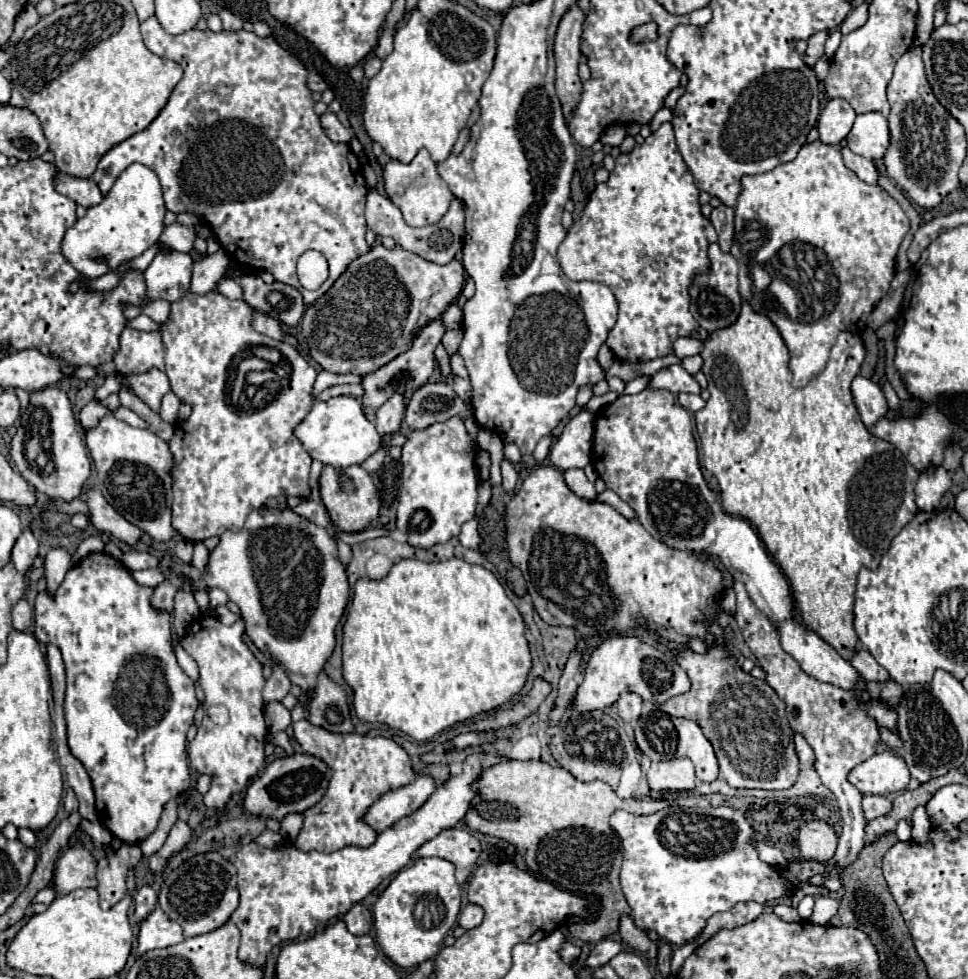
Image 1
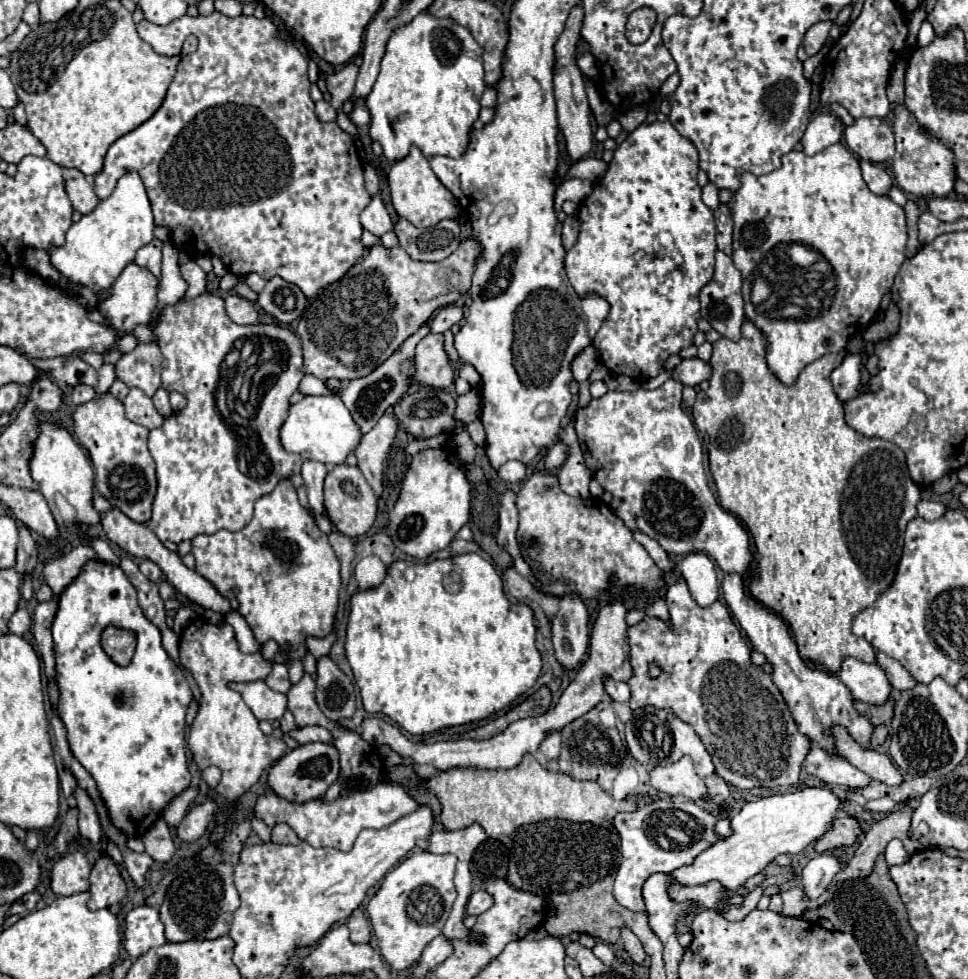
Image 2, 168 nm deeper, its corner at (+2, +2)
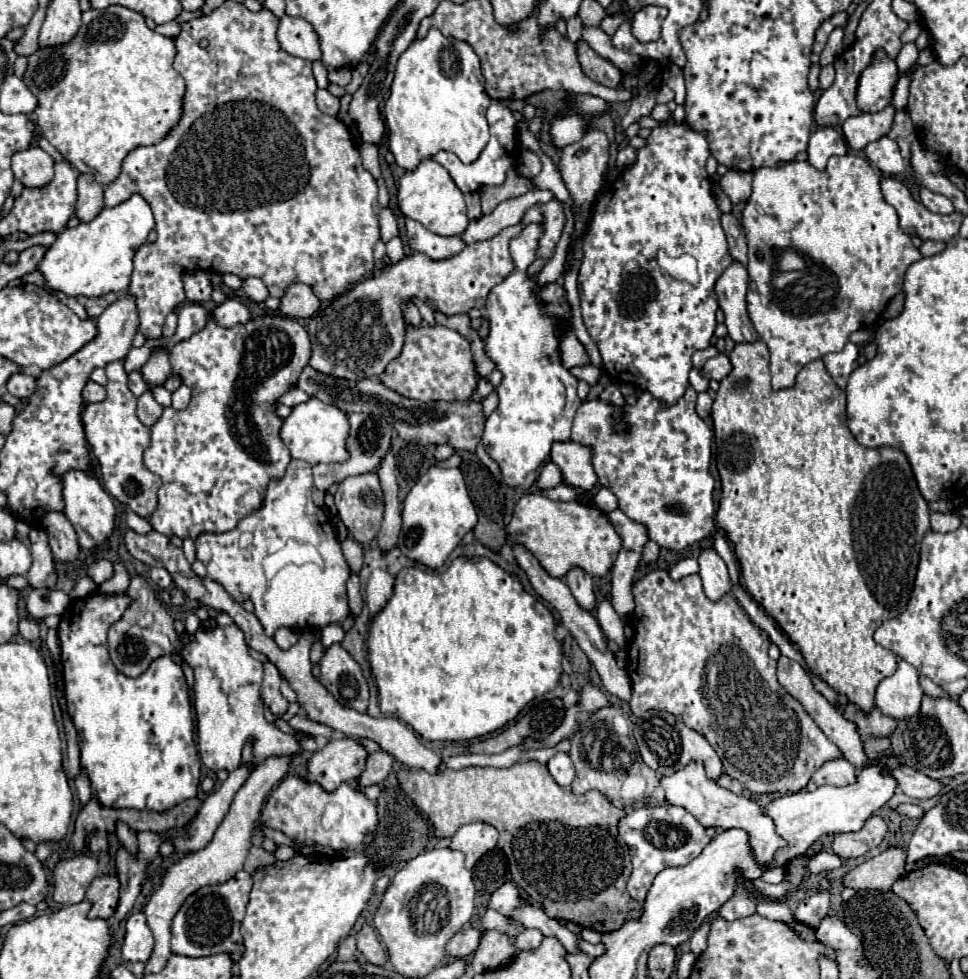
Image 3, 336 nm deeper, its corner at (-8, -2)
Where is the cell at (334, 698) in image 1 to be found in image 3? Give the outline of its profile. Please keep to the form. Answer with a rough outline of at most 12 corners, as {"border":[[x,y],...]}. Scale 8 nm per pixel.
{"border":[[340,643],[324,651],[320,681],[344,707],[366,711],[362,667]]}

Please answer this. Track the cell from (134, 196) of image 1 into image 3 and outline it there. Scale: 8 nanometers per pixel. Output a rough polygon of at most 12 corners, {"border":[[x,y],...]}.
{"border":[[140,195],[64,229],[38,263],[66,297],[126,293],[154,215]]}

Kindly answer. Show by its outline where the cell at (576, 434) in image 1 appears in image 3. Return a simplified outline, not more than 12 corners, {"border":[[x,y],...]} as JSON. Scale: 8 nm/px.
{"border":[[546,463],[538,477],[540,489],[562,483],[562,473],[554,463]]}

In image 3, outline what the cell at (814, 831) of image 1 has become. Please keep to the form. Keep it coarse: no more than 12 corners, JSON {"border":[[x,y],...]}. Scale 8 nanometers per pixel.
{"border":[[872,815],[860,831],[836,835],[832,851],[860,857],[882,843],[888,827]]}

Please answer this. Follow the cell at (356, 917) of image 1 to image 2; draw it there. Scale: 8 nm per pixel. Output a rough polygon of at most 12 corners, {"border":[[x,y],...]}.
{"border":[[362,909],[348,919],[350,941],[368,943],[370,923]]}

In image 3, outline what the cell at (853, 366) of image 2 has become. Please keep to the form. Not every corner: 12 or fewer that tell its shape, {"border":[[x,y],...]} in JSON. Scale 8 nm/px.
{"border":[[854,343],[822,357],[834,383],[844,389],[858,367]]}

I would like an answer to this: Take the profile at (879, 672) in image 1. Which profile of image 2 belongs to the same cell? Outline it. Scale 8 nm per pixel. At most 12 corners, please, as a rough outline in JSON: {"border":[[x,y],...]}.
{"border":[[876,653],[876,665],[884,667],[896,691],[912,689],[916,681],[892,657]]}

